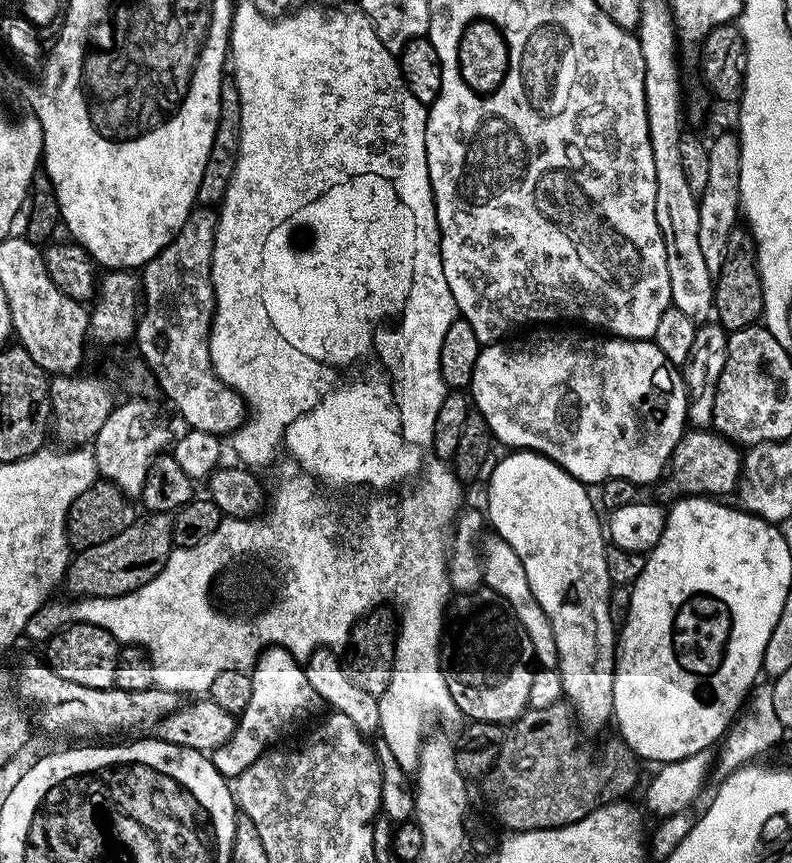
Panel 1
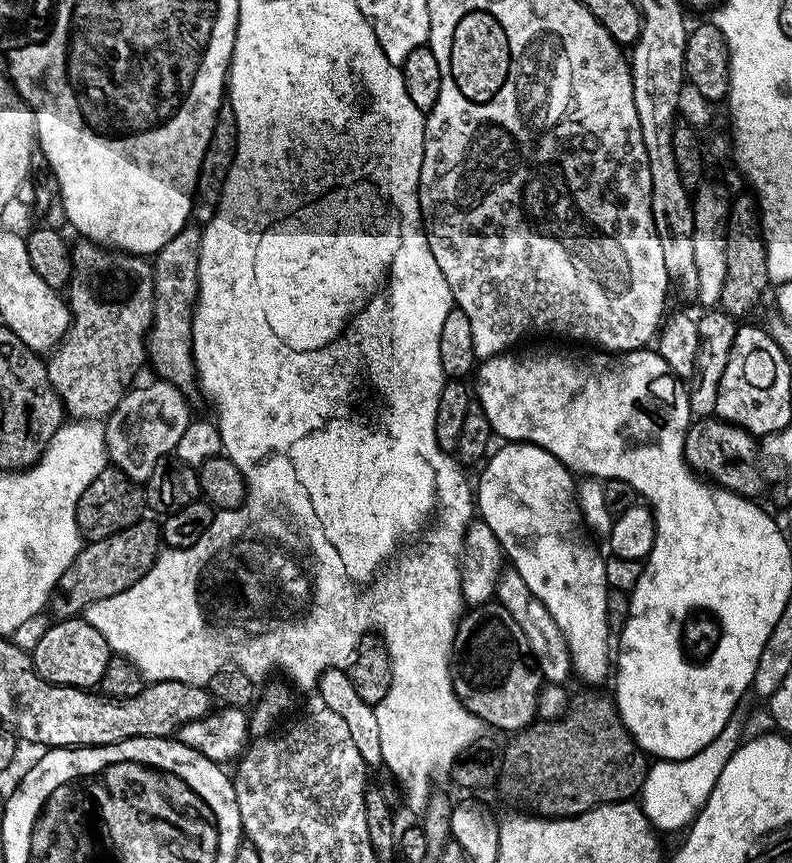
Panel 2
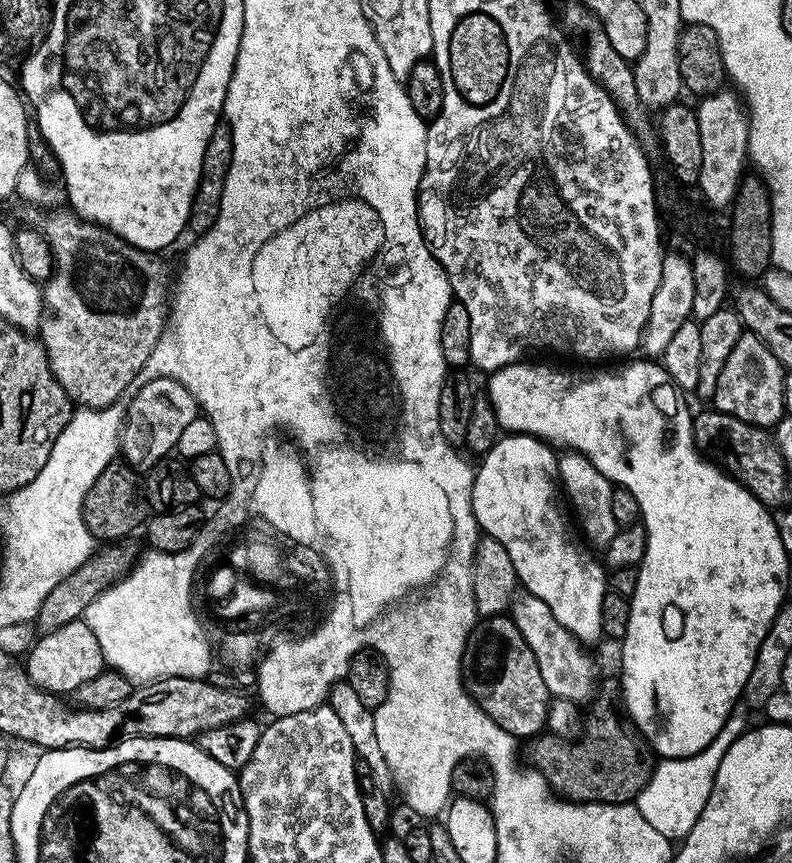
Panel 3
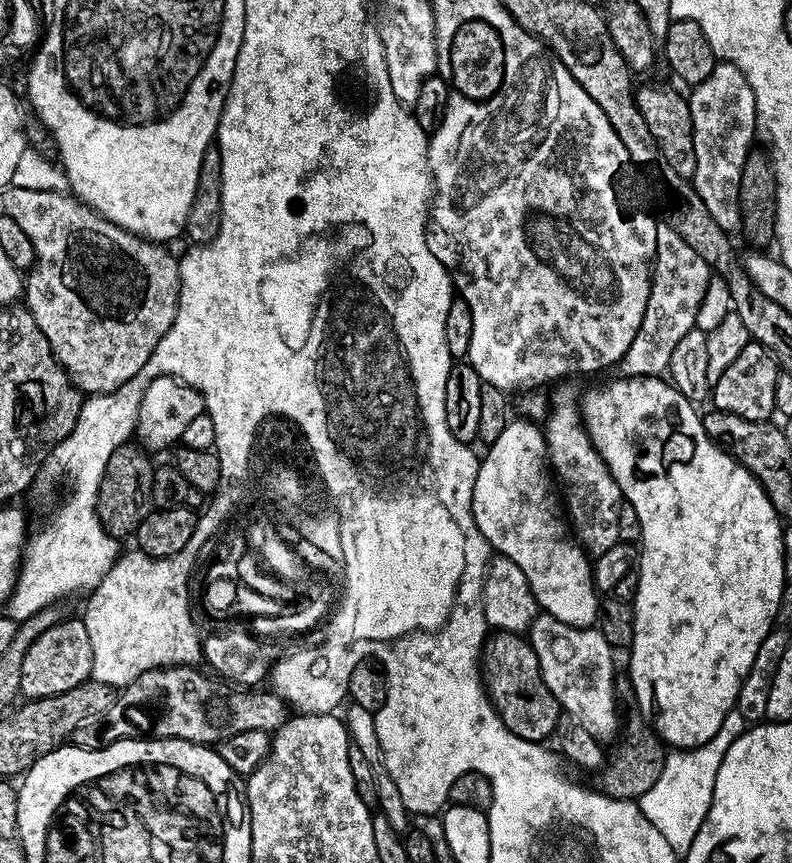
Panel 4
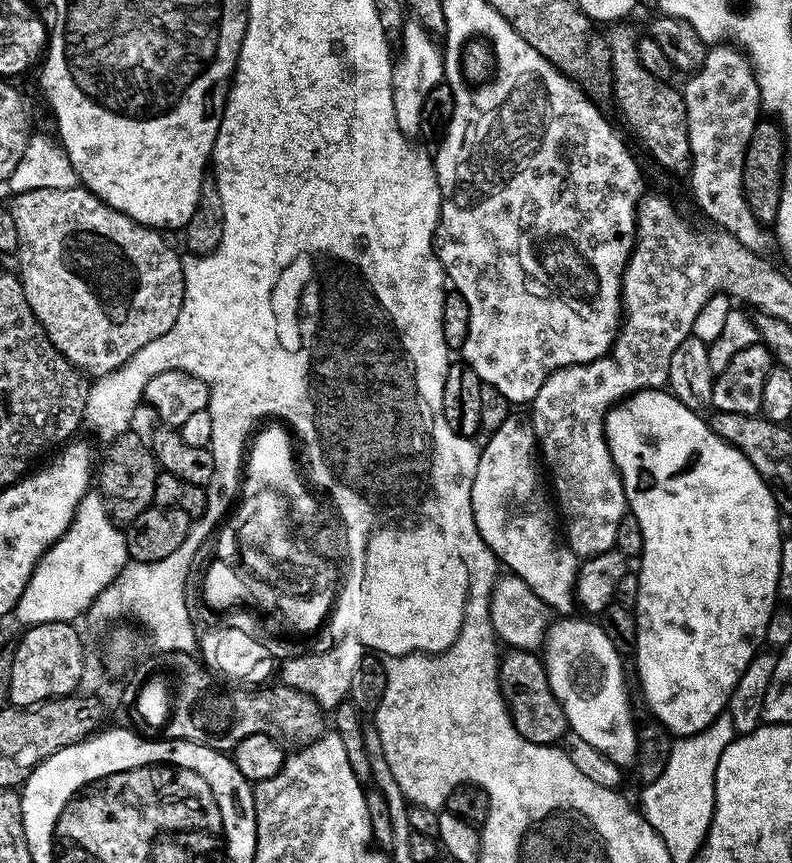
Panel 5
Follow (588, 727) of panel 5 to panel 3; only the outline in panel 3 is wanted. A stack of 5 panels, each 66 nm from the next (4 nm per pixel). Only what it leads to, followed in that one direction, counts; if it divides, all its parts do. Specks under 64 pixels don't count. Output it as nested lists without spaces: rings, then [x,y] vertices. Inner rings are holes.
[[[521,591],[512,601],[510,609],[512,621],[522,630],[522,638],[526,638],[526,646],[534,650],[534,659],[538,661],[538,670],[542,670],[542,682],[546,682],[549,693],[557,700],[569,700],[583,705],[584,700],[591,701],[598,688],[596,680],[596,664],[587,647],[579,638],[570,634],[554,614],[550,614],[550,606],[542,602],[542,598],[531,596]]]

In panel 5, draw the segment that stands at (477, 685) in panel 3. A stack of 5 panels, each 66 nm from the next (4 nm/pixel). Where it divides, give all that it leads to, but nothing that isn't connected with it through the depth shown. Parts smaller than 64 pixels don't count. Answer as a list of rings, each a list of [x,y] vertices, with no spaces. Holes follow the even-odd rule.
[[[513,648],[505,653],[498,660],[500,695],[512,713],[518,734],[535,744],[559,745],[564,733],[569,731],[568,719],[558,698],[554,698],[554,690],[550,690],[550,678],[544,669],[543,659],[536,652],[527,652],[521,648]]]

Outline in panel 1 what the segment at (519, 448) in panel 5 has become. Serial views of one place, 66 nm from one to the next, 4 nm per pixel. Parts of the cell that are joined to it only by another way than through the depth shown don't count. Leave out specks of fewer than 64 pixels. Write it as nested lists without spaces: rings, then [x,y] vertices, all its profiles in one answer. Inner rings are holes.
[[[512,450],[509,456],[500,456],[493,473],[486,477],[488,483],[488,508],[486,520],[491,531],[503,538],[522,558],[526,570],[526,582],[538,598],[538,606],[546,610],[554,638],[558,646],[560,663],[558,671],[562,678],[564,695],[581,729],[600,728],[613,719],[612,691],[616,672],[618,651],[618,628],[610,618],[608,594],[614,585],[607,576],[606,536],[602,531],[602,520],[596,517],[597,505],[588,497],[589,489],[552,460],[539,452]]]

